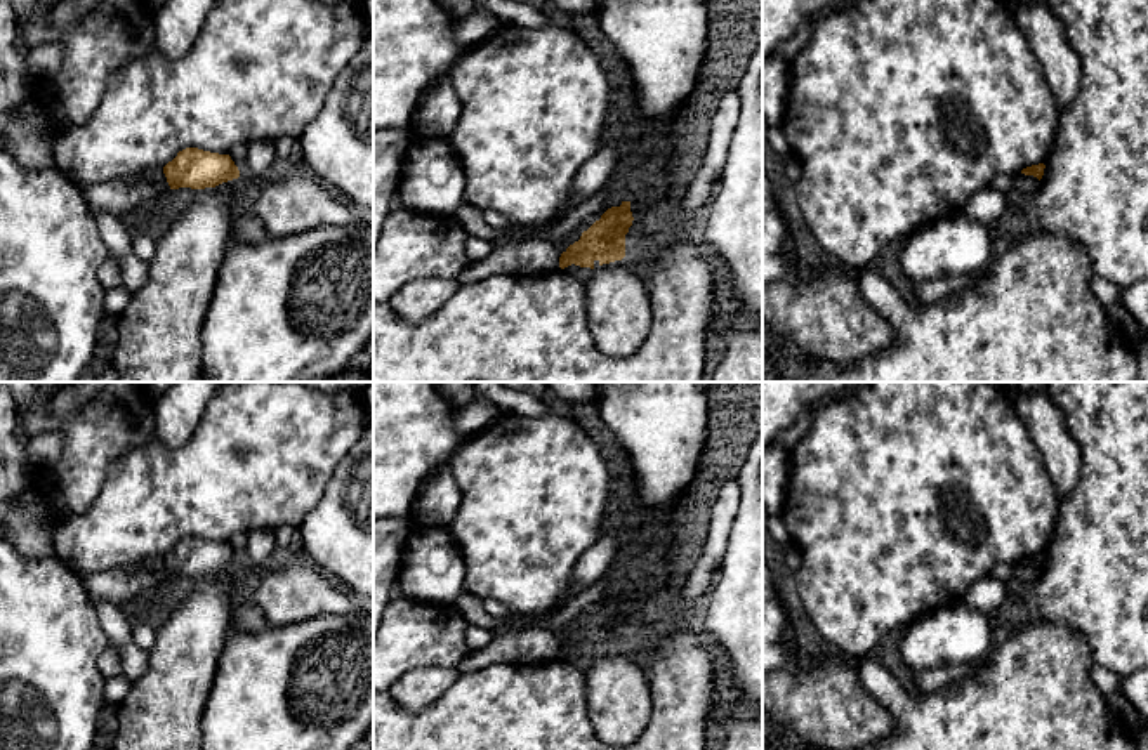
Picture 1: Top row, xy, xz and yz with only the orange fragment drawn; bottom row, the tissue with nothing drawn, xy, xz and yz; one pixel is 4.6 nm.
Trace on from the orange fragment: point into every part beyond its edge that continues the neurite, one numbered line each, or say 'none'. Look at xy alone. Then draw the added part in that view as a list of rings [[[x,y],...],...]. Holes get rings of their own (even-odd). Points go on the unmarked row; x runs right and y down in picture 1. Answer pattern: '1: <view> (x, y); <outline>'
none

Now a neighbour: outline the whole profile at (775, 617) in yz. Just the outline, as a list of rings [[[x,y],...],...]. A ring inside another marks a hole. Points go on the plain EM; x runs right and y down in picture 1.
[[[762,549],[762,674],[778,670],[790,661],[785,646],[788,611],[778,597],[778,582],[773,580]]]

